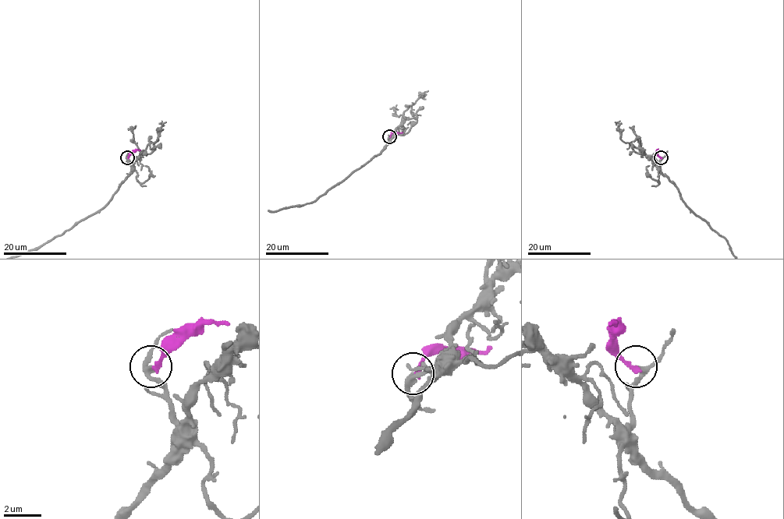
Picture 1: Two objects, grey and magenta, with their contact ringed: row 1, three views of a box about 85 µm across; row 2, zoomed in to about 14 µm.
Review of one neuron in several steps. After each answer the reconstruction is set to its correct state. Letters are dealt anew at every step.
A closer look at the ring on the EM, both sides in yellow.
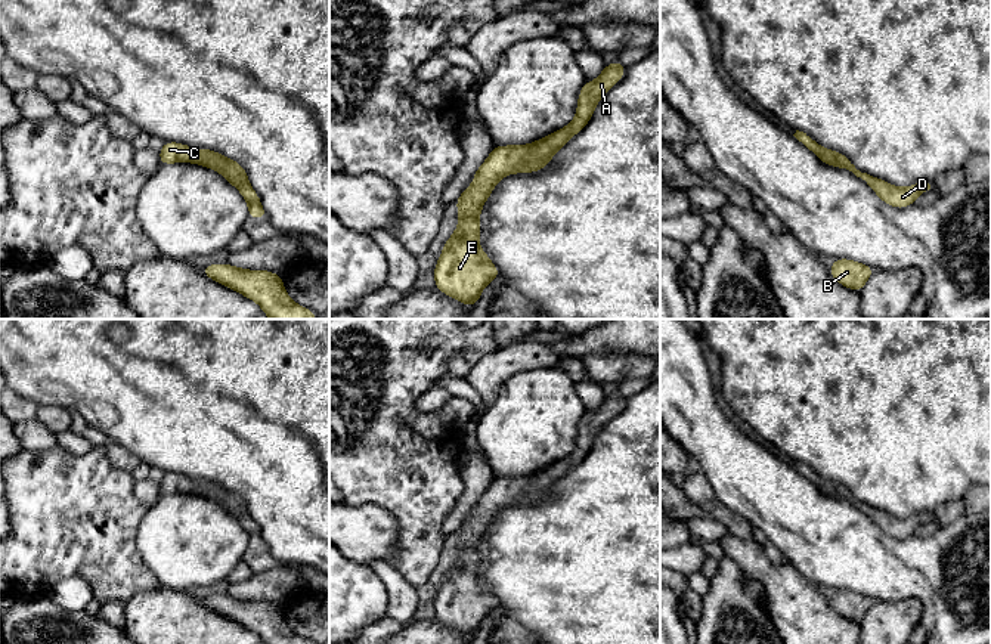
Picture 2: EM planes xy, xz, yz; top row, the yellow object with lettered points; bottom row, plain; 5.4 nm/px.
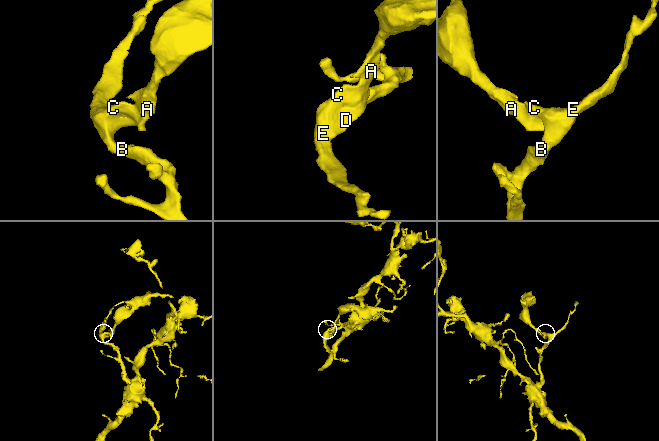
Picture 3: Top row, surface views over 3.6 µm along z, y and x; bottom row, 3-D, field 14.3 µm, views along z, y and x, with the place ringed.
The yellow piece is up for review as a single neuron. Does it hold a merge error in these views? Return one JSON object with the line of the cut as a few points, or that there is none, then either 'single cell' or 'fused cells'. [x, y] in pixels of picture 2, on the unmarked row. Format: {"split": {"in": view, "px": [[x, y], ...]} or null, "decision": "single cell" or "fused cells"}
{"split": null, "decision": "single cell"}

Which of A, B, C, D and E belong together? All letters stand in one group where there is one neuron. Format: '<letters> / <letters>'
A B C D E

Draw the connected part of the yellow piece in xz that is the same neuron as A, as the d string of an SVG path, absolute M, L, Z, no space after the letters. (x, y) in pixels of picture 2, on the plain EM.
M616 391L606 396L595 412L585 412L577 430L576 448L566 458L530 476L493 477L490 486L474 504L473 514L455 532L459 555L445 573L434 598L437 620L467 637L476 637L483 619L499 607L498 598L479 575L480 541L493 518L507 505L536 504L546 498L554 484L585 459L600 430L625 403L626 399Z

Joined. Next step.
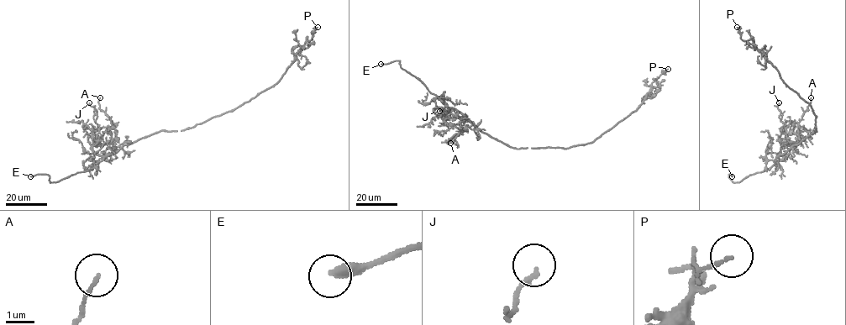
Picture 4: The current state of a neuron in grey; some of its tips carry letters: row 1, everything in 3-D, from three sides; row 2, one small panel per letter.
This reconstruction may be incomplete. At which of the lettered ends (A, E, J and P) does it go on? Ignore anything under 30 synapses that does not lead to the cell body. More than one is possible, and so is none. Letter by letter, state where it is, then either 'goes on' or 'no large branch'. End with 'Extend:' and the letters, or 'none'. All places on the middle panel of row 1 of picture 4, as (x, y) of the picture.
A: at (450, 143); no large branch
E: at (380, 64); goes on
J: at (439, 111); no large branch
P: at (668, 69); no large branch
Extend: E

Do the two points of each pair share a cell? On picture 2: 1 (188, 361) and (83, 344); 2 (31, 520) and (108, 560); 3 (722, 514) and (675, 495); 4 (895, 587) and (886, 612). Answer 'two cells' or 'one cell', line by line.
1: one cell
2: one cell
3: one cell
4: two cells

